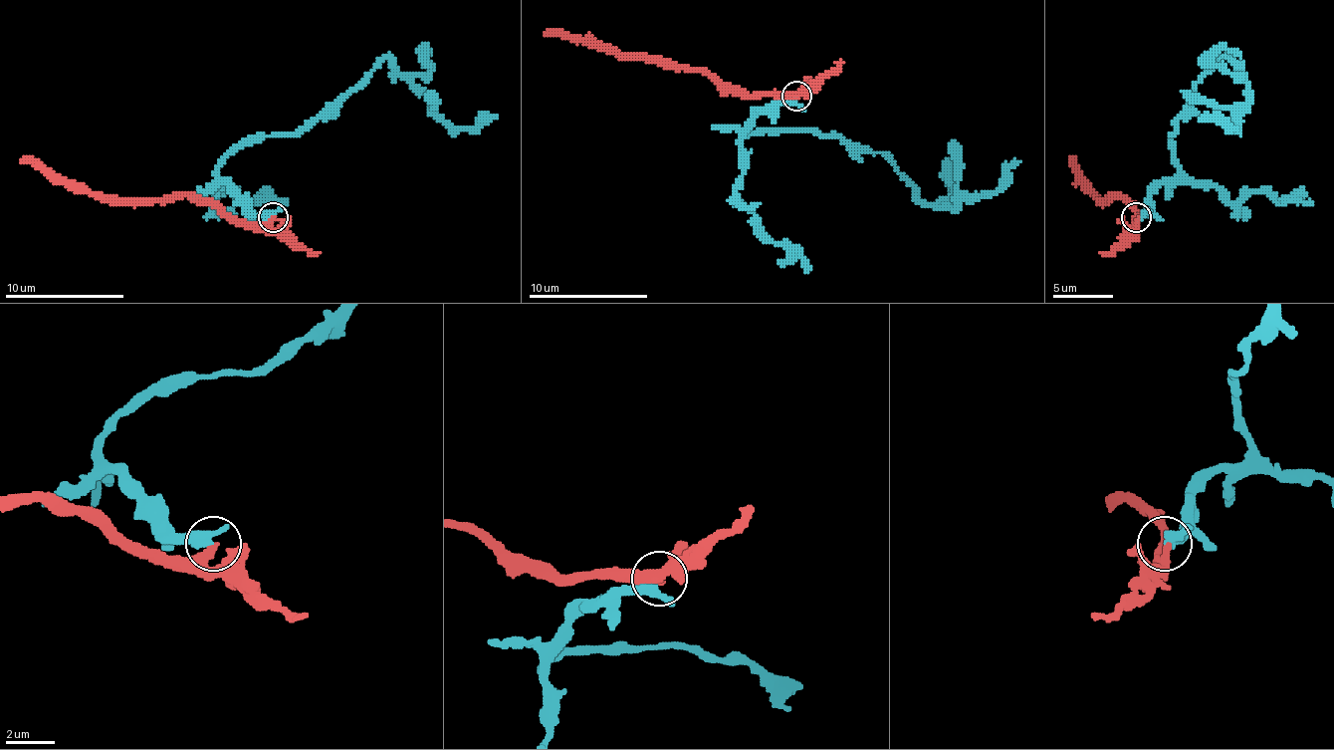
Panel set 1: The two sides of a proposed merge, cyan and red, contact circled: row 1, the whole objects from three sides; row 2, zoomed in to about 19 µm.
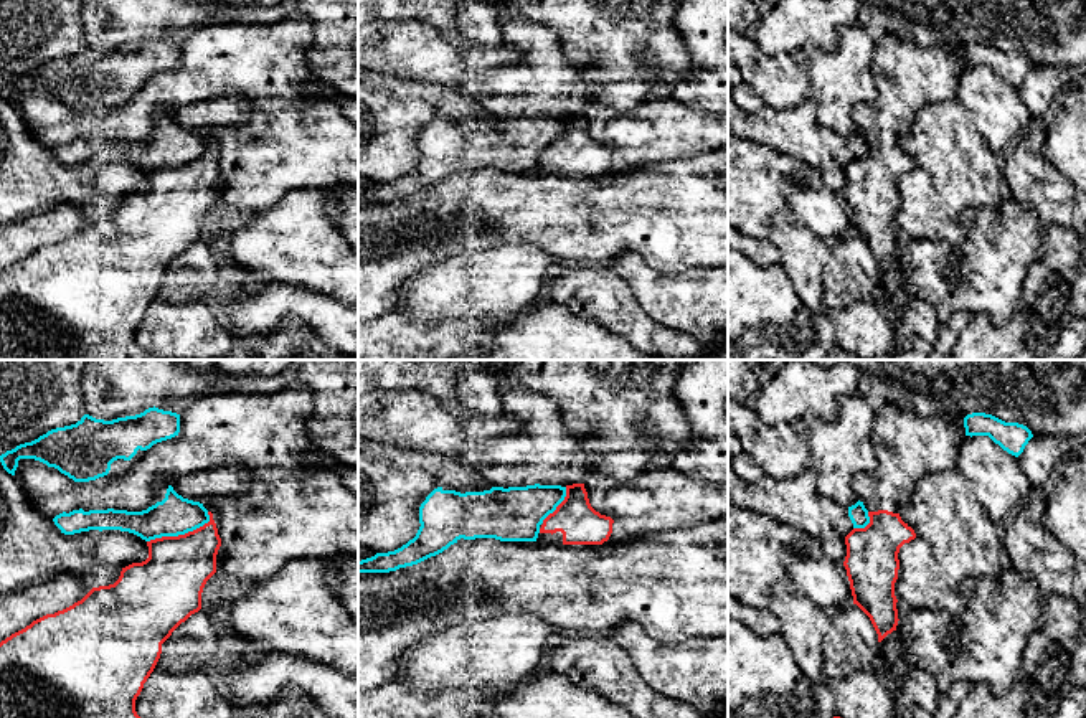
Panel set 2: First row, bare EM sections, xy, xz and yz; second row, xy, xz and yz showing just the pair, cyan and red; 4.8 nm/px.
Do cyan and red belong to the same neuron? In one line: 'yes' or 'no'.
no

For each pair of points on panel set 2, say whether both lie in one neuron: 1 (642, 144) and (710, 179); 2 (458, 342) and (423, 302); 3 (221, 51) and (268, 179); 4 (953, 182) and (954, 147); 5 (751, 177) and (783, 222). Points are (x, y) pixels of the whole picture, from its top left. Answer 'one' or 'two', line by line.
1: two
2: two
3: one
4: one
5: two

